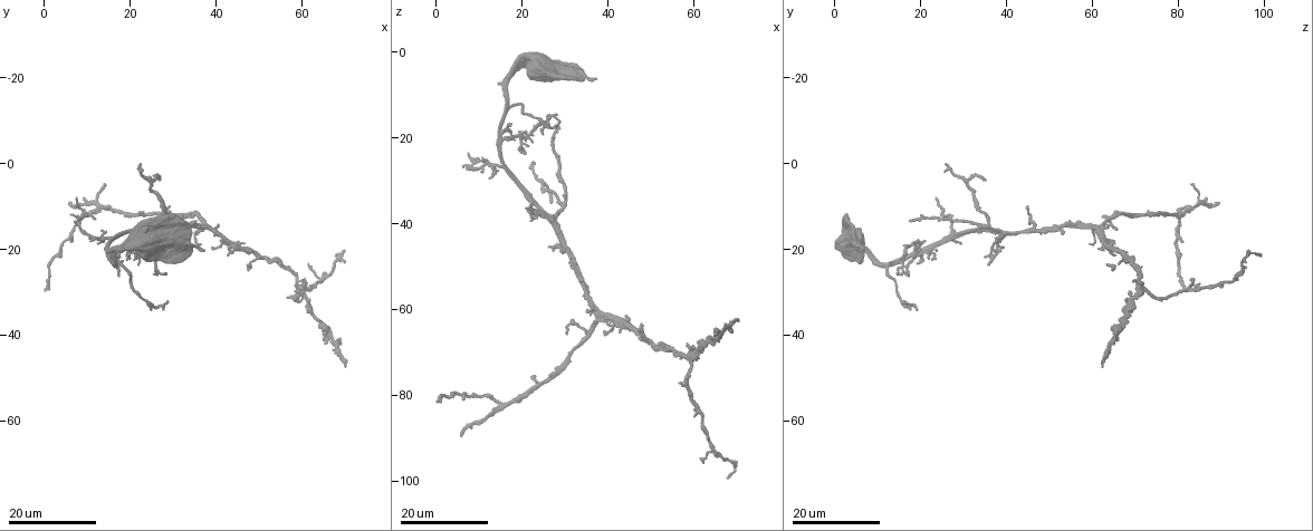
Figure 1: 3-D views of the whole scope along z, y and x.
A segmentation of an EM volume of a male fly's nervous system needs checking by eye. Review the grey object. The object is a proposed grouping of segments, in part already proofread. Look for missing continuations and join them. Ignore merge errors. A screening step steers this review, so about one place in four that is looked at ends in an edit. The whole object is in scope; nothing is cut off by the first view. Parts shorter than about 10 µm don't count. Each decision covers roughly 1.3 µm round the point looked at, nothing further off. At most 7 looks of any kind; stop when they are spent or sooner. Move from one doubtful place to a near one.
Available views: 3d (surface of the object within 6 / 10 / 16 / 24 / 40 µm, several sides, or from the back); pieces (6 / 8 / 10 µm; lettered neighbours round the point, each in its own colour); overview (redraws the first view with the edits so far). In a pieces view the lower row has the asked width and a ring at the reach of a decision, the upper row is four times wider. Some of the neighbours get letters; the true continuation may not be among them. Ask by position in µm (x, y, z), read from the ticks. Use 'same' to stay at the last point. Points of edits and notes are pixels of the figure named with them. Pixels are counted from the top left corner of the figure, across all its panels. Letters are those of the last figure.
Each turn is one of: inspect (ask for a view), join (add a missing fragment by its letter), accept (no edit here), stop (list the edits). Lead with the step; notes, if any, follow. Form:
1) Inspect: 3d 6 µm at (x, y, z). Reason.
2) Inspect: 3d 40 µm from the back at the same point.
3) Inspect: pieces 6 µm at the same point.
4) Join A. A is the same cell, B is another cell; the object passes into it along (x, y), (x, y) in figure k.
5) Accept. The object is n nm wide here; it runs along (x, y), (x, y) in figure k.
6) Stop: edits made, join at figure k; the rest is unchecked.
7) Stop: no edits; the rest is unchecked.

Inspect: 3d 24 µm at (28.5, 13.5, 17.0). Long arm stops here.

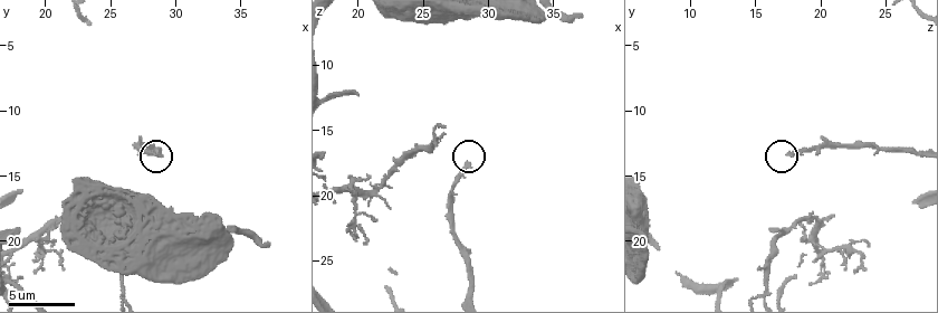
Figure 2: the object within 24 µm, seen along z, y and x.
Inspect: pieces 10 µm at (28.2, 13.4, 17.6).

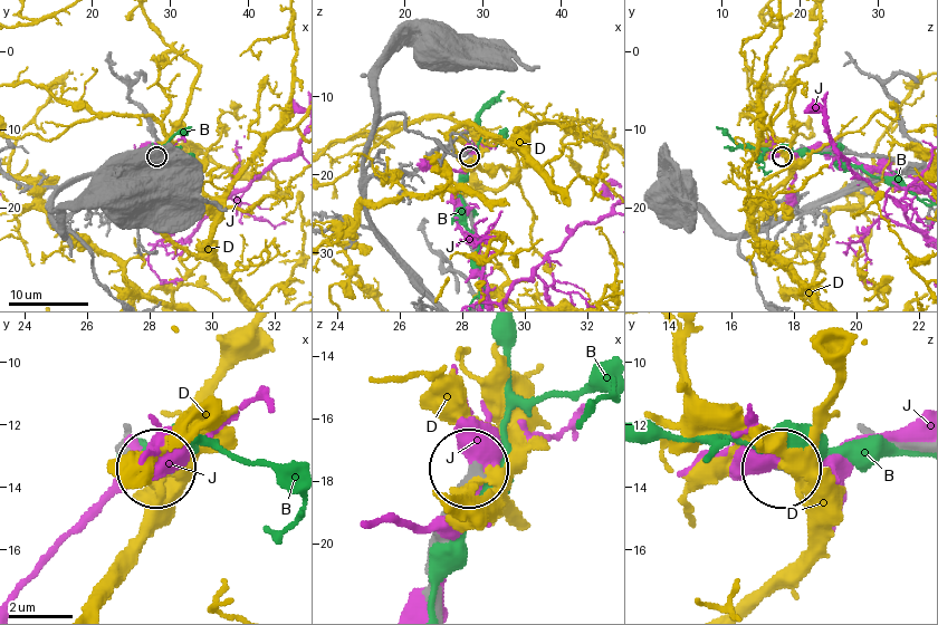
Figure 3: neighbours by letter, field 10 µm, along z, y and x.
Accept. The object is 200 nm wide here; B, D and J are other cells; no lettered fragment goes on from it.

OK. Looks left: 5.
Inspect: 3d 16 µm at (10.5, 18.5, 24.5). Branch stops here.

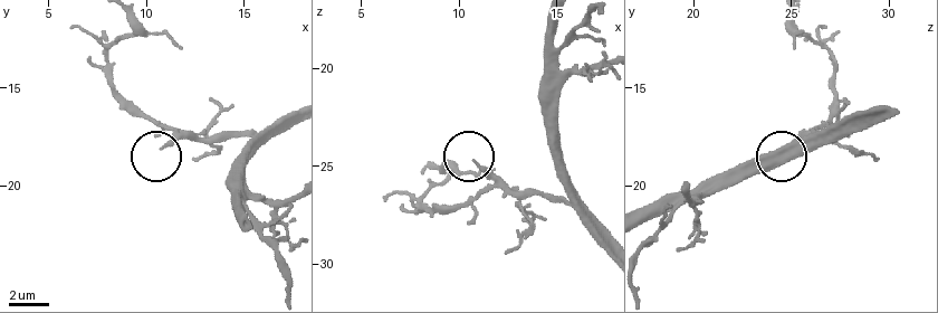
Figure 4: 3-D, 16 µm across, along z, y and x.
Inspect: pieces 8 µm at (10.9, 18.0, 25.0). What lies round it.

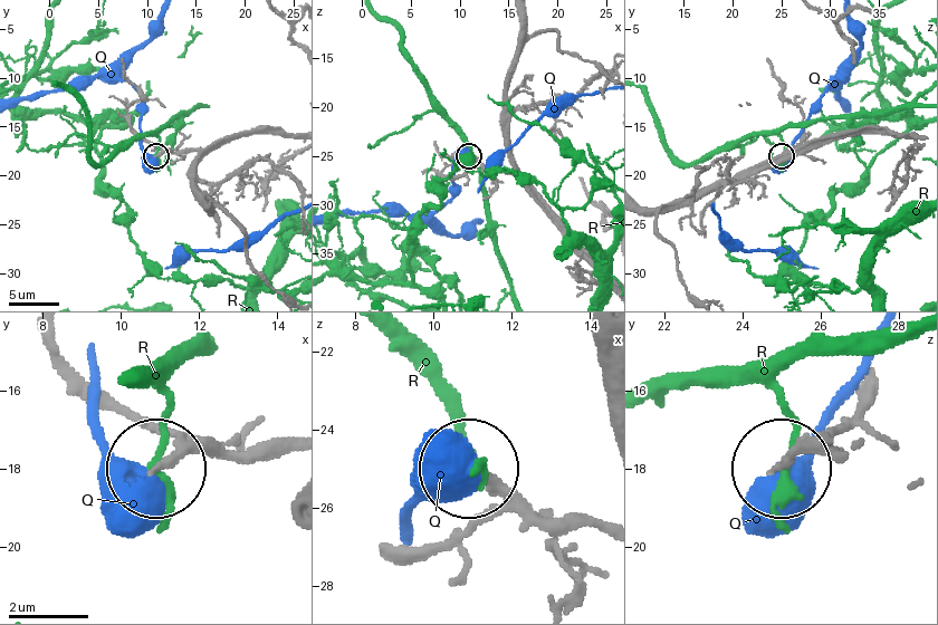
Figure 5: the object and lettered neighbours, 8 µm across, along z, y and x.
Accept. The object is 190 nm wide here; Q and R are other cells; it runs along (830, 445), (783, 462) in figure 5; no lettered fragment goes on from it.

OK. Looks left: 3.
Inspect: 3d 16 µm at (0.0, 29.5, 82.0). Long arm stops here.

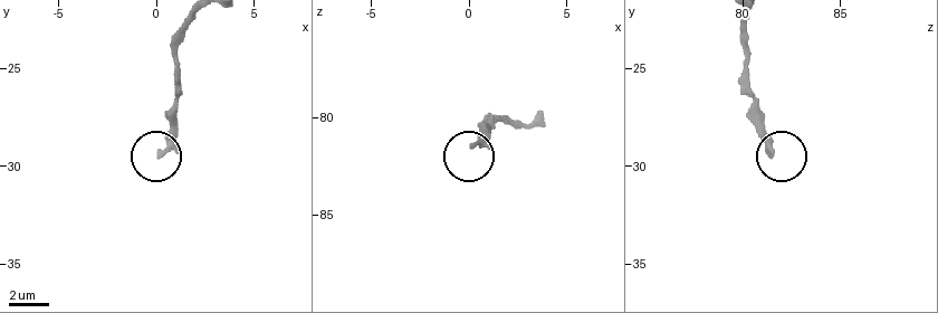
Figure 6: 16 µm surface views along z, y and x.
Inspect: pieces 8 µm at (0.2, 29.4, 81.5). See the neighbours.

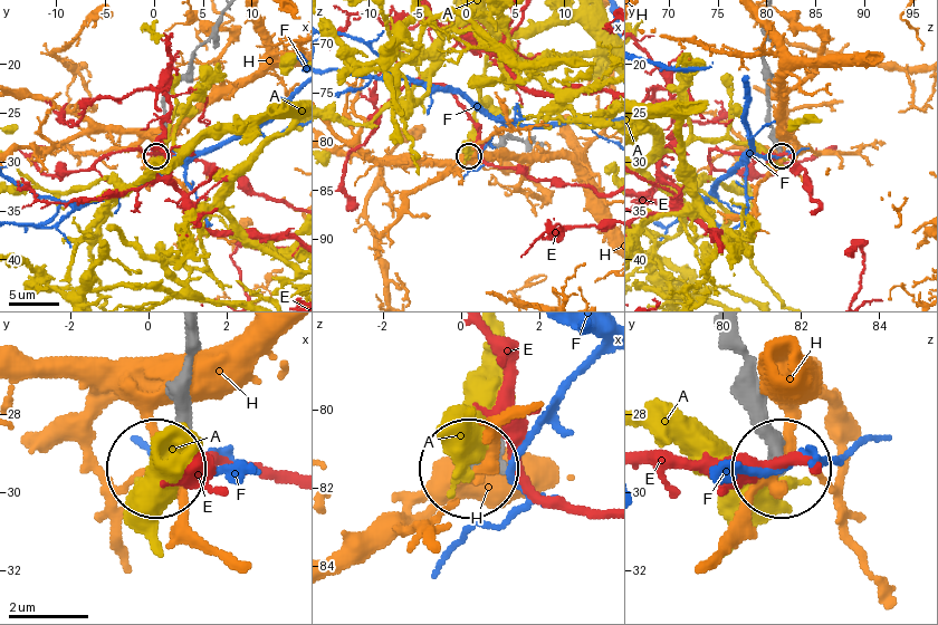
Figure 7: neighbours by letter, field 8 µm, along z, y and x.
Accept. The object is 210 nm wide here; A, E, F and H are other cells; none of them fits.

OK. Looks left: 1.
Stop: no edits; the rest is unchecked.

